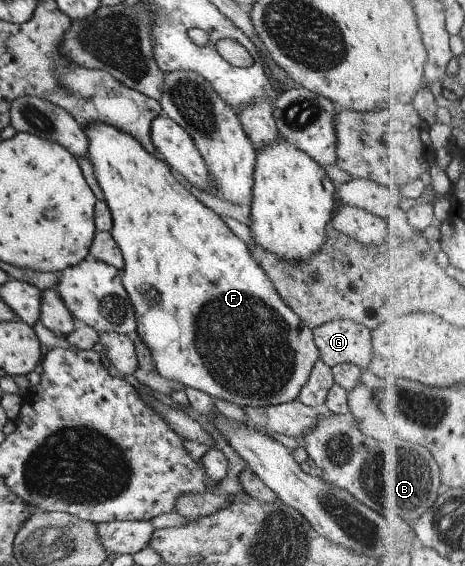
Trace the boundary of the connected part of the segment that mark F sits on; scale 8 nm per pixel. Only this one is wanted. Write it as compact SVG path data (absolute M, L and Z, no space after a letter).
M90 122L83 127L87 141L87 159L93 168L94 179L103 195L103 202L111 215L112 239L123 257L120 279L124 291L131 301L136 321L136 334L150 350L156 371L166 379L181 383L183 389L191 387L207 393L212 399L225 399L238 407L258 407L281 404L297 397L303 383L306 383L312 364L317 360L318 350L312 341L311 329L280 299L271 286L266 274L257 266L247 245L240 240L210 208L204 207L181 183L159 157L153 156L134 139L133 135L102 122Z

